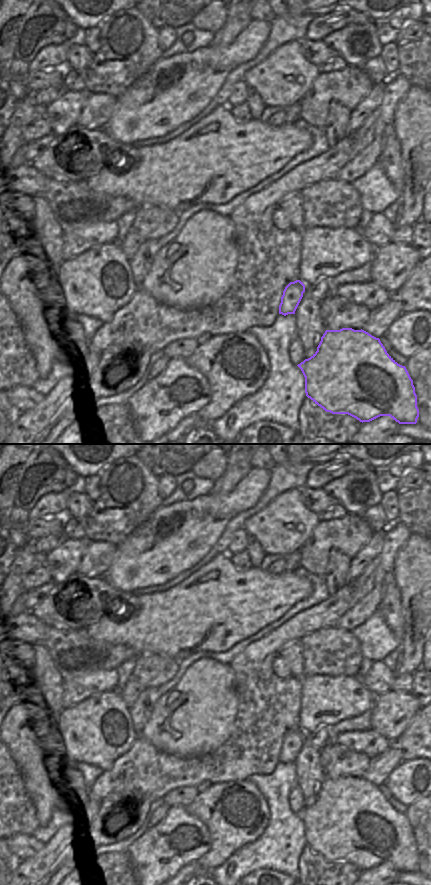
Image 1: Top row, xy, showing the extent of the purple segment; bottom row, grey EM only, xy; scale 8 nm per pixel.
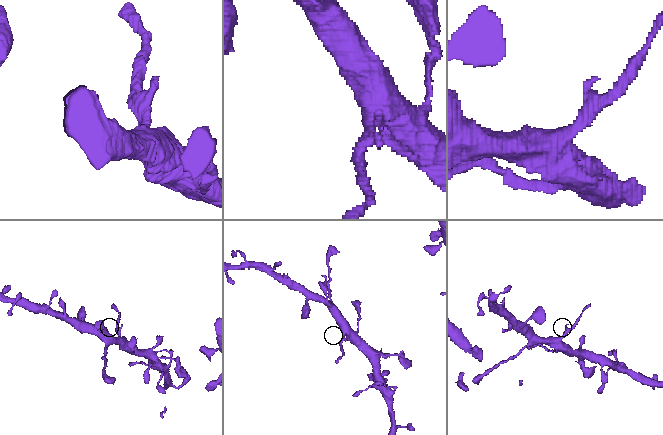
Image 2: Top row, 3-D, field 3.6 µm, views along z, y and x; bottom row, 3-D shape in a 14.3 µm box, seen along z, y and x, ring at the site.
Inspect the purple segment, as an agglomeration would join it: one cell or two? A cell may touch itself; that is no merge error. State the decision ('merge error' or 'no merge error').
merge error

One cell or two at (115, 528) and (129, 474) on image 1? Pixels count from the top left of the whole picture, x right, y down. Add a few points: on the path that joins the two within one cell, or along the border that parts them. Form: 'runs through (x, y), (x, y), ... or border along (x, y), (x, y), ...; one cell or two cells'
runs through (120, 515), (131, 503), (129, 487); one cell

